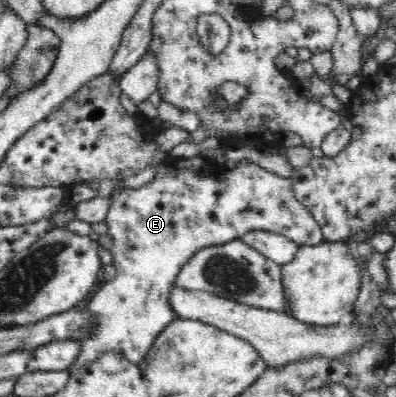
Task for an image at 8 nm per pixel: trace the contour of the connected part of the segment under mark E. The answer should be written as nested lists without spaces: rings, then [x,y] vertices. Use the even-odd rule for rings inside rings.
[[[201,155],[188,159],[167,158],[157,166],[156,175],[151,182],[140,188],[125,187],[112,201],[105,224],[109,229],[107,234],[113,242],[111,254],[116,275],[103,282],[99,290],[82,305],[96,317],[96,322],[89,336],[77,338],[79,356],[69,366],[70,373],[86,367],[107,351],[121,353],[137,366],[143,363],[156,336],[177,319],[169,302],[170,292],[181,267],[199,250],[229,244],[230,240],[239,239],[243,233],[253,230],[275,232],[292,240],[299,247],[316,246],[324,242],[323,230],[304,204],[298,202],[290,178],[269,172],[251,161],[242,160],[235,168],[228,168],[219,160],[213,161]]]

